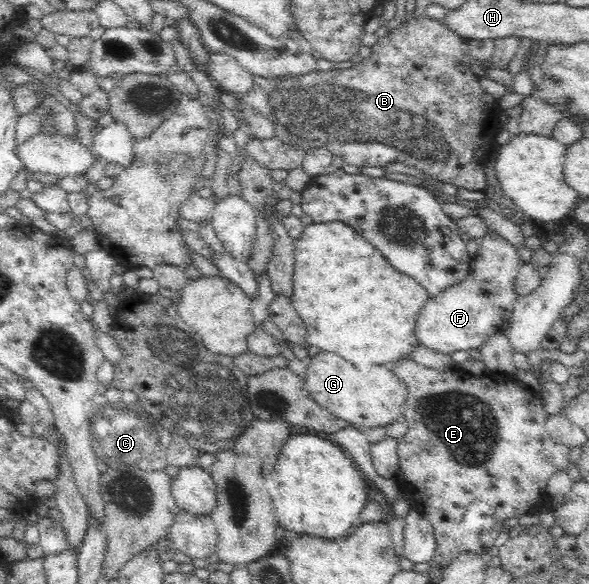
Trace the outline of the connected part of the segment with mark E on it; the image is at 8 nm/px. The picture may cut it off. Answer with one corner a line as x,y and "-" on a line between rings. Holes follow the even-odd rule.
406,359
394,362
390,369
407,390
401,419
406,423
408,432
398,439
396,474
418,494
412,498
420,504
426,521
432,525
436,562
446,566
462,553
482,555
489,552
496,533
472,537
461,524
464,508
476,500
485,500
496,510
495,522
499,528
508,518
533,515
532,511
540,499
549,502
545,490
551,476
560,470
567,470
570,462
570,448
558,444
544,428
548,413
541,394
523,389
512,374
494,372
479,377
460,370
437,371
-
426,442
434,449
424,449

